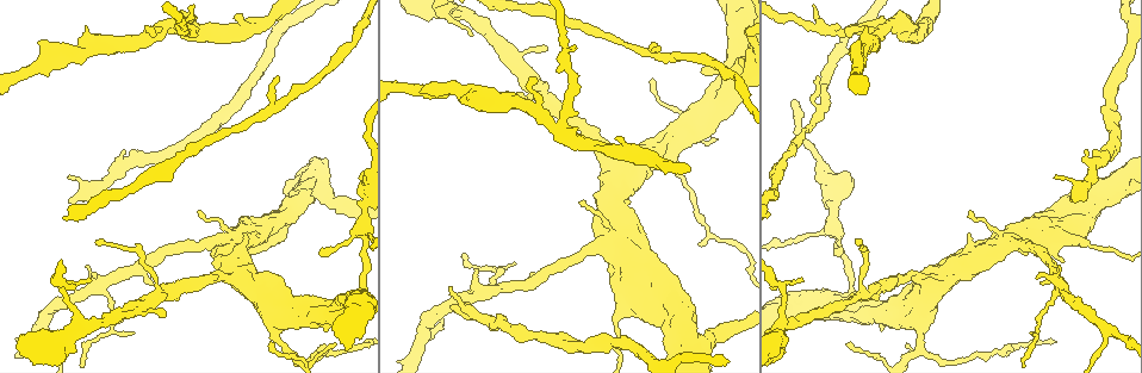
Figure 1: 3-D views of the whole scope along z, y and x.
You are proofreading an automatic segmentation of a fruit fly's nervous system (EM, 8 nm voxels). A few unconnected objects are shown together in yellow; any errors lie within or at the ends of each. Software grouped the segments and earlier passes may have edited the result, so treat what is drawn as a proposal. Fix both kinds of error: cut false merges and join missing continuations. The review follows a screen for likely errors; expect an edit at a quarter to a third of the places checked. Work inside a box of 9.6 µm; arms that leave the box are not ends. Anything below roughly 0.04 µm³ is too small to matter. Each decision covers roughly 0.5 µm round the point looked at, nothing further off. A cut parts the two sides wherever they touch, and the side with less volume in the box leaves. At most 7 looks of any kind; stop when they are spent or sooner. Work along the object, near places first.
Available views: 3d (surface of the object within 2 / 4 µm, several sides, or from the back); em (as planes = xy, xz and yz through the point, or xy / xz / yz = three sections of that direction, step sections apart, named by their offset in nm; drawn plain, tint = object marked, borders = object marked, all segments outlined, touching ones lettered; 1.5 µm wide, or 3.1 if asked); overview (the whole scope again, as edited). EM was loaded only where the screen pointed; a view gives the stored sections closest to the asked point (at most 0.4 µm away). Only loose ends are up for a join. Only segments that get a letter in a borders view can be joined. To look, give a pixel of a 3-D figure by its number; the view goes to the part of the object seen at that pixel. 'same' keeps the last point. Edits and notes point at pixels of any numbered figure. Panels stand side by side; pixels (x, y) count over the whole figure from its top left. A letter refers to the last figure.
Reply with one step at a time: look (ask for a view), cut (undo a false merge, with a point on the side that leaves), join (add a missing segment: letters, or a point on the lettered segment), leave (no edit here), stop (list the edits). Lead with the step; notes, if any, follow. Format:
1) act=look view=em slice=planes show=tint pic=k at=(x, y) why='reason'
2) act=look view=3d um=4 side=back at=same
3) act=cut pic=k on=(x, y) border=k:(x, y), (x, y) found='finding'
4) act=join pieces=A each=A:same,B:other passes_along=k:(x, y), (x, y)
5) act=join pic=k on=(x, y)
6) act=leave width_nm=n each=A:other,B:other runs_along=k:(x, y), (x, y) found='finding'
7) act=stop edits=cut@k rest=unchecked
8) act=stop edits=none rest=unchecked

act=look view=3d um=2 pic=1 at=(896, 22) why='abrupt turn'

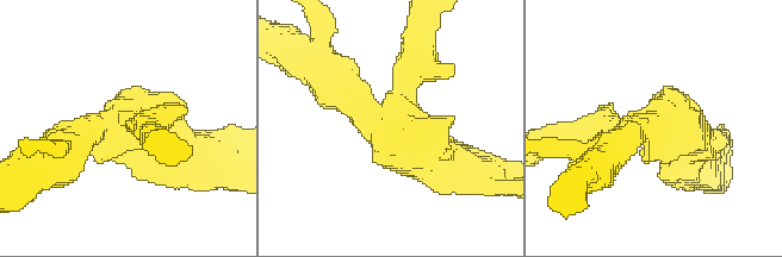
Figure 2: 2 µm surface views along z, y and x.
act=look view=em slice=planes show=tint pic=2 at=(659, 124)

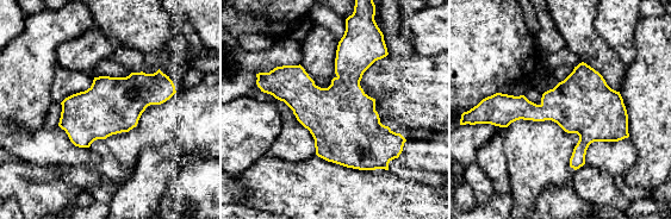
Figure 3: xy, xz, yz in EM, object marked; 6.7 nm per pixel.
act=look view=em slice=planes show=borders at=same why='what lies round it'

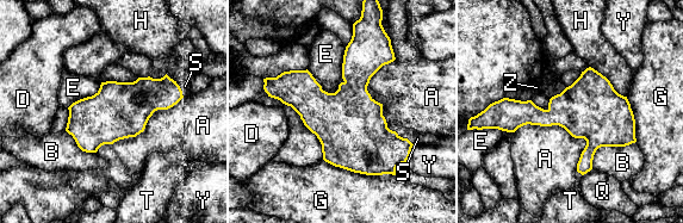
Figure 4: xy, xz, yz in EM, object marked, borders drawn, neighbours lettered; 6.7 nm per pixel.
act=leave longest_contact=A:500nm each=A:other,B:other,D:other,E:other,G:other,H:other,Q:other,S:other,T:other,Y:other,Z:other border=4:(514, 131), (582, 137), (577, 171) found='one cell here'

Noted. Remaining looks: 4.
act=look view=3d um=4 side=back pic=1 at=(650, 258) why='thick end'

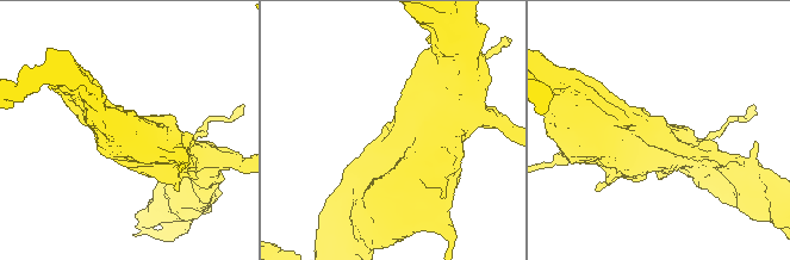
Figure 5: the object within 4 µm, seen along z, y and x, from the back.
act=look view=em slice=xy step=4 show=borders pic=5 at=(662, 116) why='now the EM'

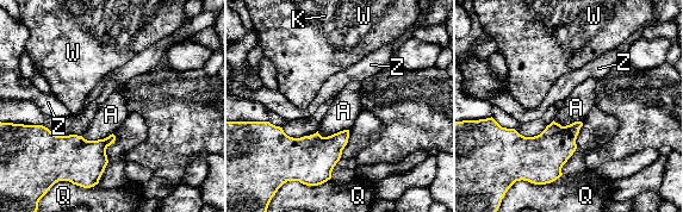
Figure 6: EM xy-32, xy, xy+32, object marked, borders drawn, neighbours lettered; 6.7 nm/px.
act=leave each=A:other,K:other,Q:other,W:other,Z:other border=6:(348, 129), (327, 136), (317, 132) found='no lettered segment goes on from it'

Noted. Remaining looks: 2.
act=look view=3d um=2 pic=1 at=(450, 305) why='free end'

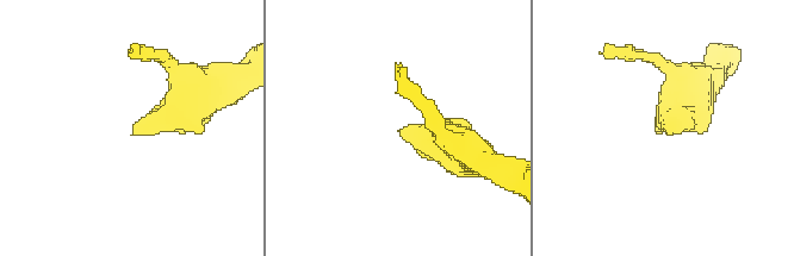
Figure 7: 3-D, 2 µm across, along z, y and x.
act=look view=em slice=yz step=4 show=borders pic=7 at=(400, 129) why='need the tissue'

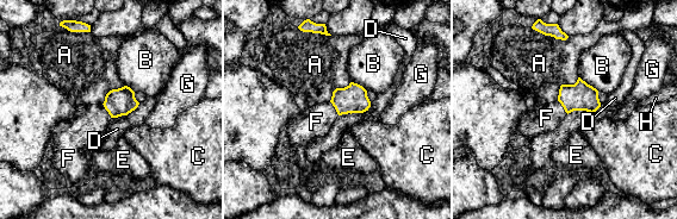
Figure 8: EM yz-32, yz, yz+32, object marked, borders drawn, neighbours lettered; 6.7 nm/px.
act=join pieces=F each=A:other,B:other,C:other,D:other,E:other,F:same,G:other,H:other found='the cell continues'

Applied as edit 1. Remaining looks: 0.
act=stop edits=join@8 rest=unchecked

